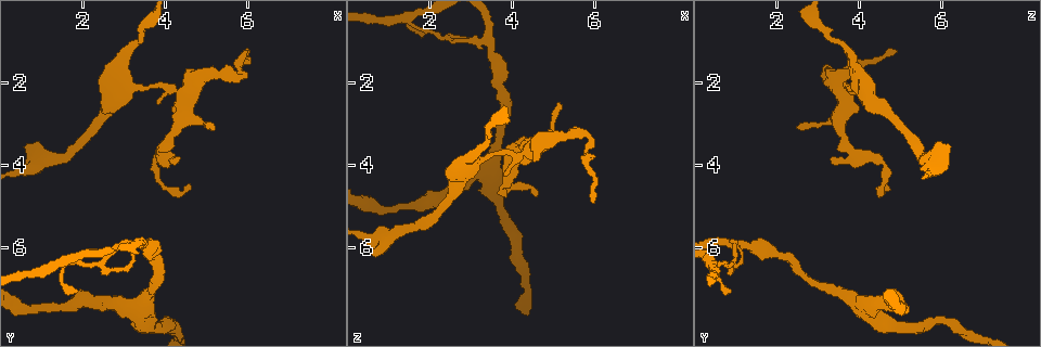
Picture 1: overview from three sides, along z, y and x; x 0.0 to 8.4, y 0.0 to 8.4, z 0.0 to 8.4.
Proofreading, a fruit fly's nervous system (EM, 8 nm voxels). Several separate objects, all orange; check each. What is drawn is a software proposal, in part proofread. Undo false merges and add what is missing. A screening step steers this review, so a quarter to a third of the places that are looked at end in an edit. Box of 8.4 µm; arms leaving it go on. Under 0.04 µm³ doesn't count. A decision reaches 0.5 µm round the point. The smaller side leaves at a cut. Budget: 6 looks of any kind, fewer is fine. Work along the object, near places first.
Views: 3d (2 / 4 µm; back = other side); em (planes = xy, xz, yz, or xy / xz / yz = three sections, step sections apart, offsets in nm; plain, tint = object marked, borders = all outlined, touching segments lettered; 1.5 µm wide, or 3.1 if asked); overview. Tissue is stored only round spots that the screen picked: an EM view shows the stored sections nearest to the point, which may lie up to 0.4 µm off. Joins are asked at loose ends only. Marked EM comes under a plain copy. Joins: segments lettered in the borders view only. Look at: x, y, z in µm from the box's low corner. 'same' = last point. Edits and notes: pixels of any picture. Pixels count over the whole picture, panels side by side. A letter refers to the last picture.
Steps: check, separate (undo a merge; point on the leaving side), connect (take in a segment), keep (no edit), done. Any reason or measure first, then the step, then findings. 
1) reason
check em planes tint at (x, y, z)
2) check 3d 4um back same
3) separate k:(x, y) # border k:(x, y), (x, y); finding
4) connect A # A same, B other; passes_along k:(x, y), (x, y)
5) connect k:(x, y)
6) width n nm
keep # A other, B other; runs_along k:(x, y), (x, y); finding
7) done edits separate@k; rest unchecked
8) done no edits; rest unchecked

calibre changes
check 3d 4um at (1.00, 7.45, 5.10)

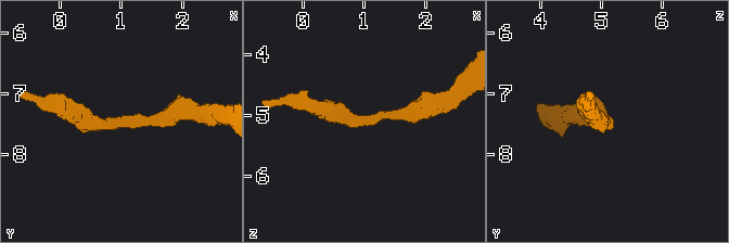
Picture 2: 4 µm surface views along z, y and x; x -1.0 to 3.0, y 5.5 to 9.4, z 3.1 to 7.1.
arm_widths 280, 280 nm
check em planes borders at (1.05, 7.50, 5.10)

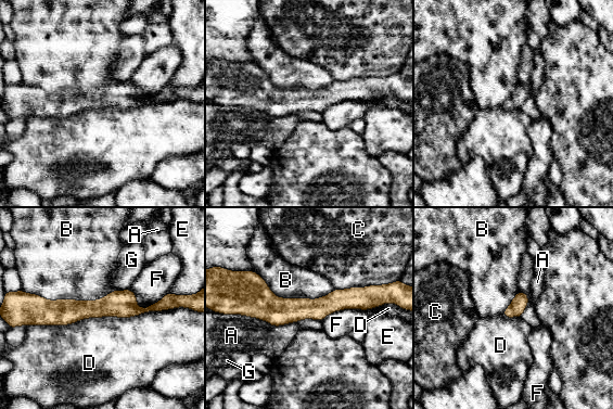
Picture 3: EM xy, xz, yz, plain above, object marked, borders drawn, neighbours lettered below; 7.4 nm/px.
keep # A other, B other, C other, D other, E other, F other, G other; all the same neuron

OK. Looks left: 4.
branch stops here
check 3d 4um at (0.70, 3.50, 6.25)

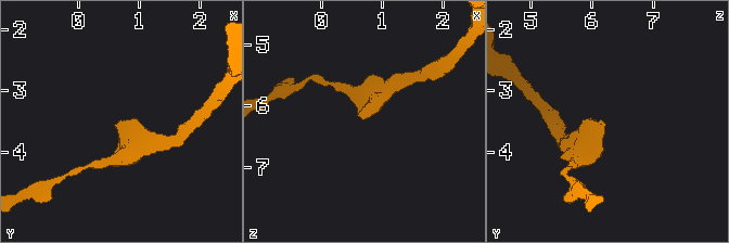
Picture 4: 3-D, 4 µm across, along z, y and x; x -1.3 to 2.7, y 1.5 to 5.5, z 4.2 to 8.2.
now the EM
check em planes borders at (0.65, 3.55, 6.20)

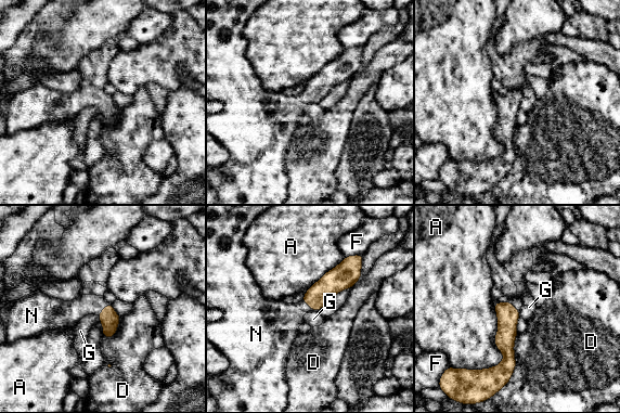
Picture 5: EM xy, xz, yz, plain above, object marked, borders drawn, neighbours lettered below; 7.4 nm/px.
connect 5:(516, 301) # A other, D other, F other, G other, N same; passes_along 5:(507, 317), (512, 307), (516, 301); the neuron continues

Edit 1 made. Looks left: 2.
free end
check 3d 4um at (4.55, 4.50, 4.75)

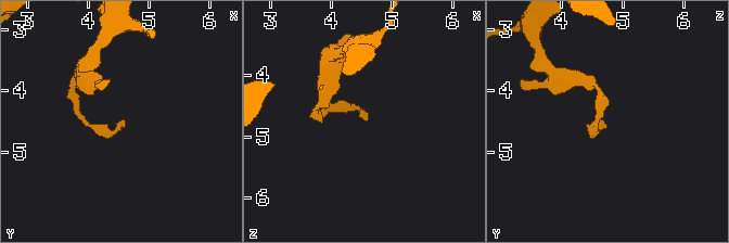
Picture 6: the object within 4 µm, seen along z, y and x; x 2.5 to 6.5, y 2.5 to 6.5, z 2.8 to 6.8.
now the EM
check em xy step 8 borders at (4.55, 4.50, 4.70)

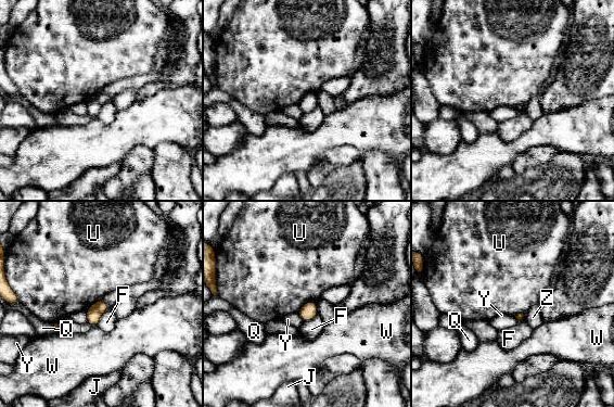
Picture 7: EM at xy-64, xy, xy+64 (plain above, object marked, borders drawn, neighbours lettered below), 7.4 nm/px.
keep # F other, J other, Q other, U other, W other, Y other, Z other; border 7:(316, 302), (307, 302), (297, 313); none of them fits

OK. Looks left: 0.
done edits connect@5; rest unchecked

